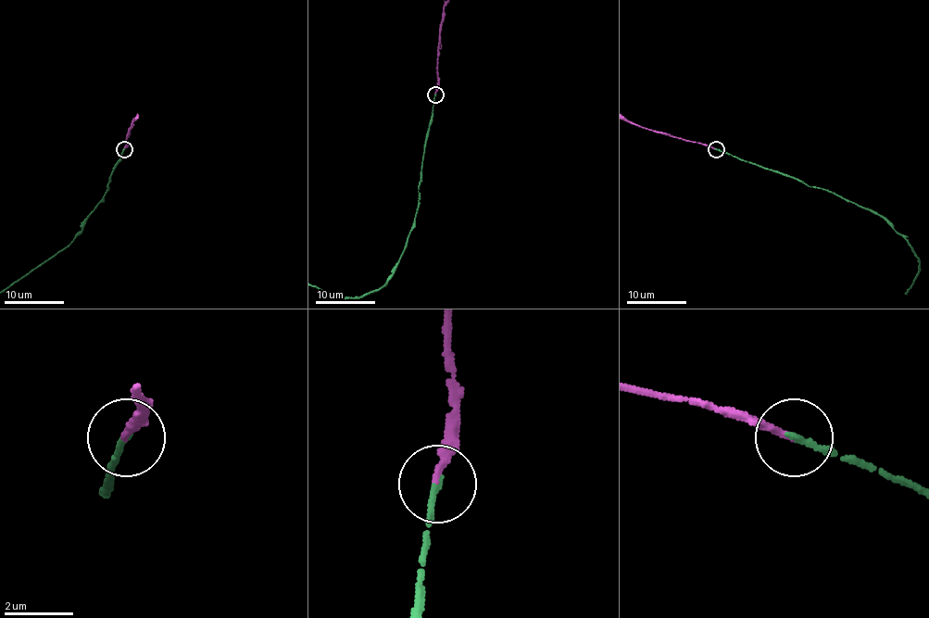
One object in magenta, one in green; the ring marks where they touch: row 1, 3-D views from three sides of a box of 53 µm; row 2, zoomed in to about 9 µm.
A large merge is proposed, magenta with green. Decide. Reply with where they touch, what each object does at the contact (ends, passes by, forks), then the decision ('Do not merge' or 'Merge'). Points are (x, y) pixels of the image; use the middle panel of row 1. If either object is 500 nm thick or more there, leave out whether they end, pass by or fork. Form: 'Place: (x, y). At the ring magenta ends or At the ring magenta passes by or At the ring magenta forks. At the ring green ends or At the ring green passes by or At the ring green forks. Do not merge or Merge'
Place: (435, 94). At the ring magenta ends. At the ring green ends. Merge

